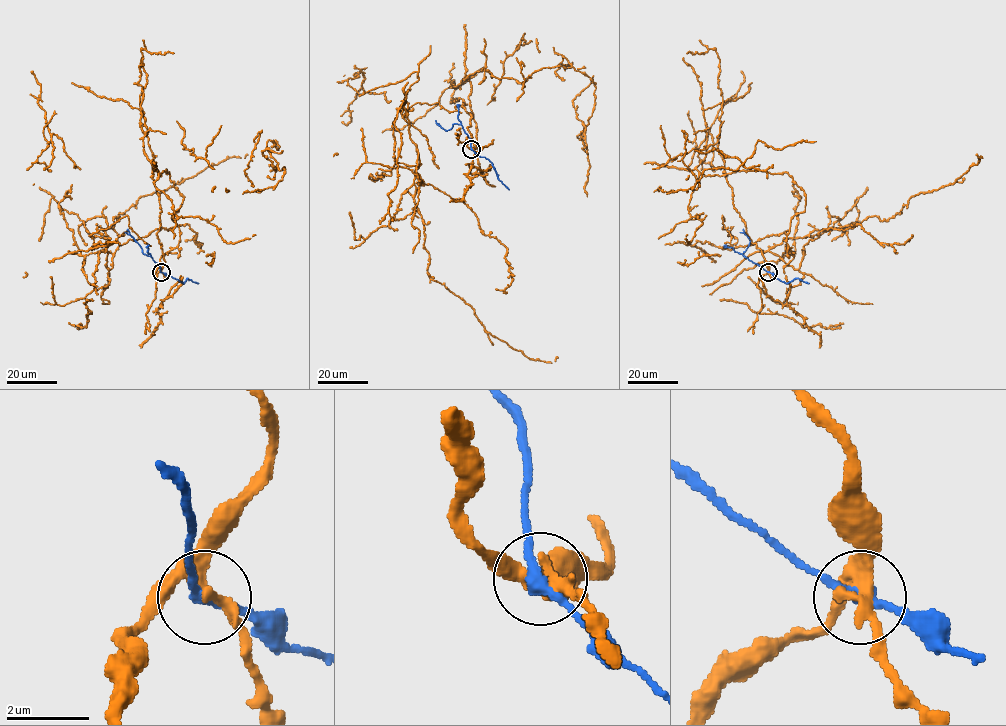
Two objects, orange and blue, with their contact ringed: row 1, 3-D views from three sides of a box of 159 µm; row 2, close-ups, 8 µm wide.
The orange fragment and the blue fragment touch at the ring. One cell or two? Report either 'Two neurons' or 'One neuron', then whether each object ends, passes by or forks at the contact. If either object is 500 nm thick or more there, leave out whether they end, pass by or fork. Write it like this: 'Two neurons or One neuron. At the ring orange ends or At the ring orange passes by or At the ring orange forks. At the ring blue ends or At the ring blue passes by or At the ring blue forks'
Two neurons. At the ring orange forks. At the ring blue passes by

